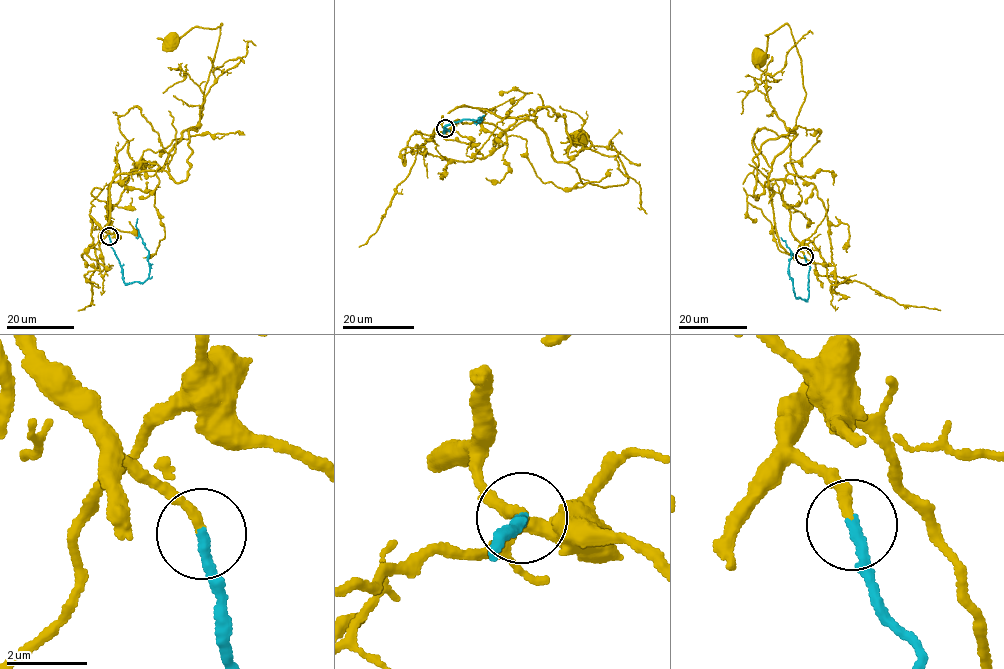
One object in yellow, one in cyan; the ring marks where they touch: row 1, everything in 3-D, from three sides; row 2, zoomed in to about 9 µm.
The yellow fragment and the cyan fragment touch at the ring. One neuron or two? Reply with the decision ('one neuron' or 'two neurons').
one neuron

